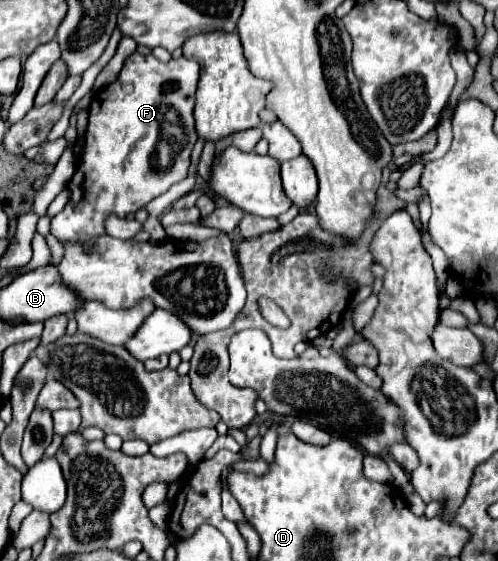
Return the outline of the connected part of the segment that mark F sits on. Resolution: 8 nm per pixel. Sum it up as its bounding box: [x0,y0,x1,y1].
[51,52,199,252]

